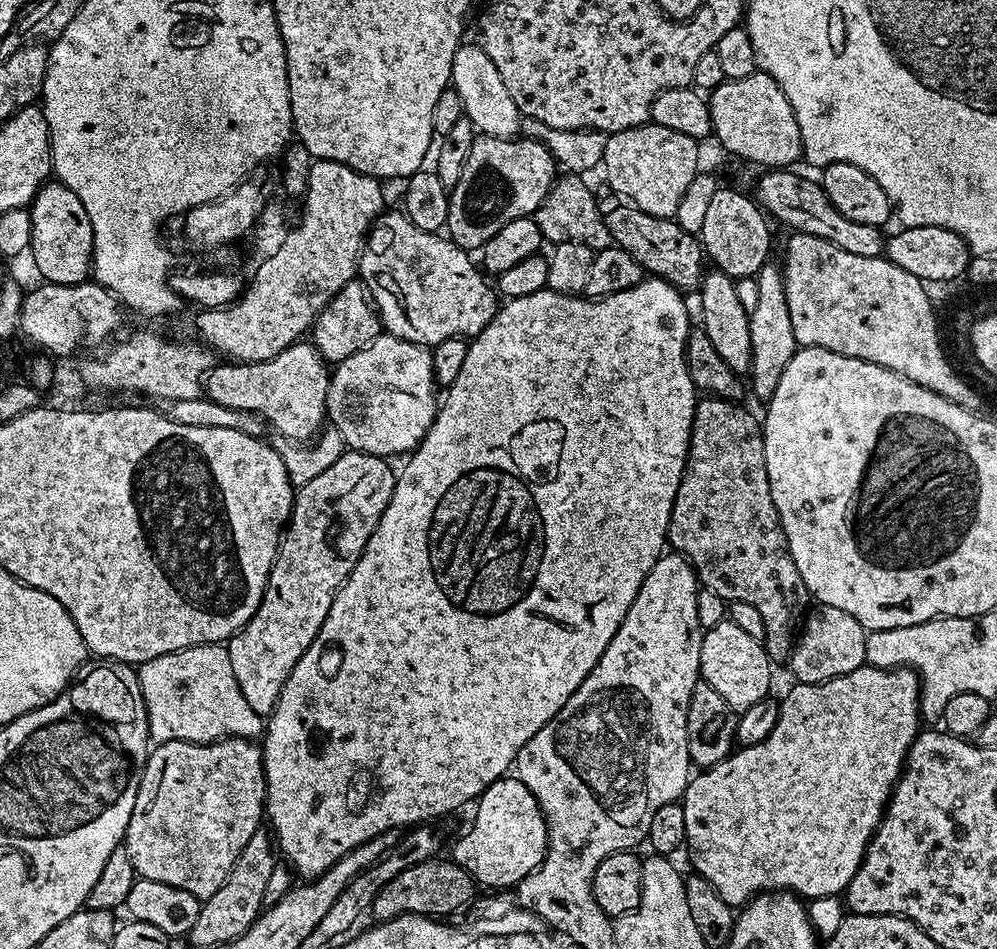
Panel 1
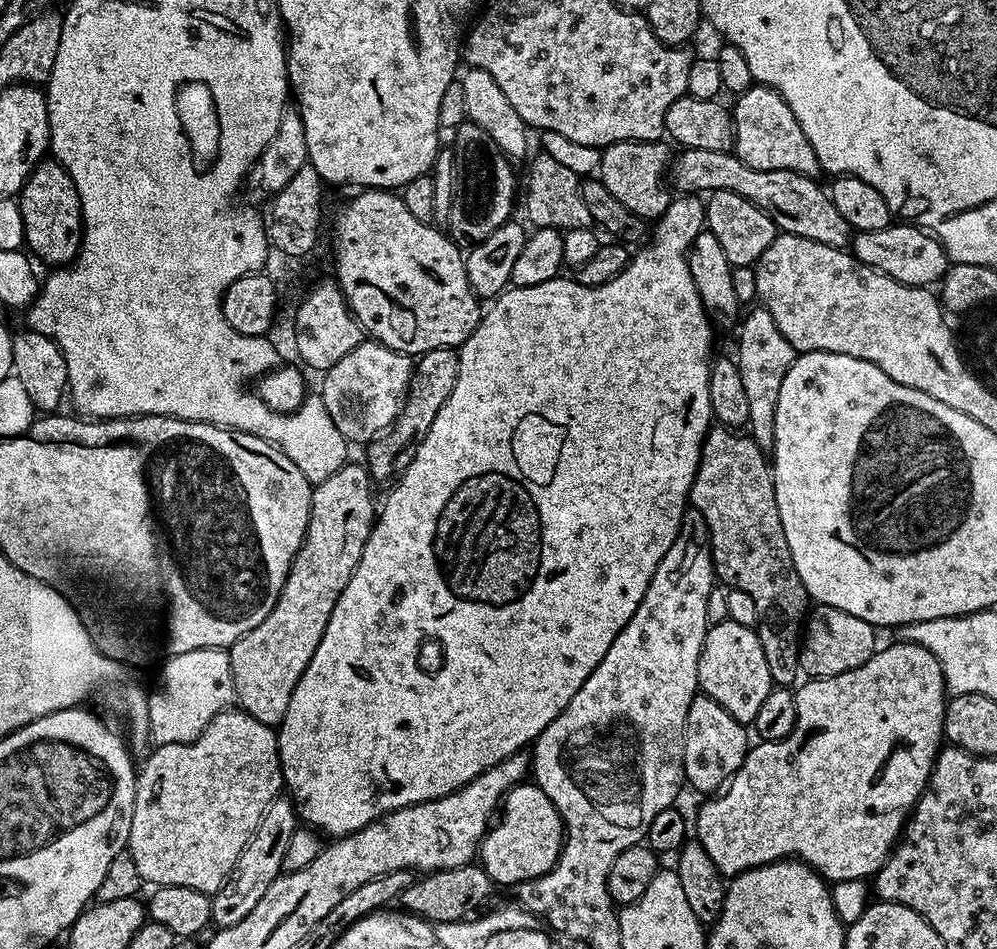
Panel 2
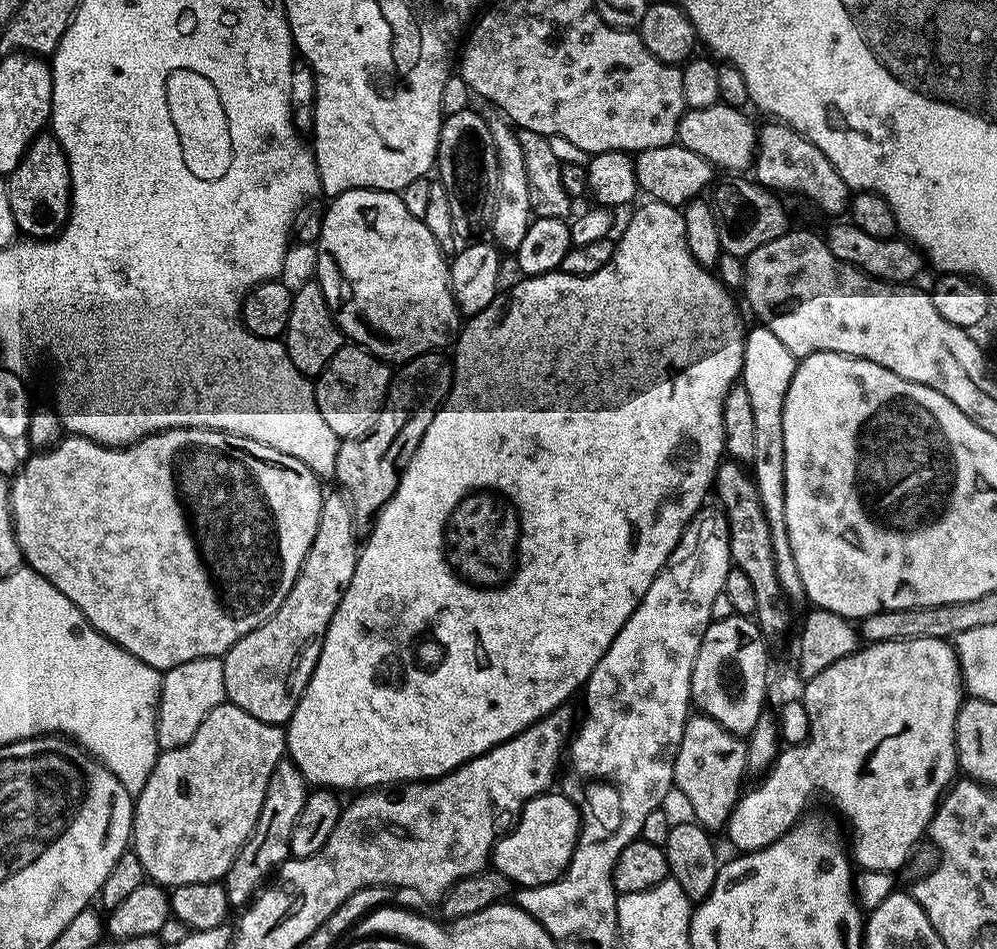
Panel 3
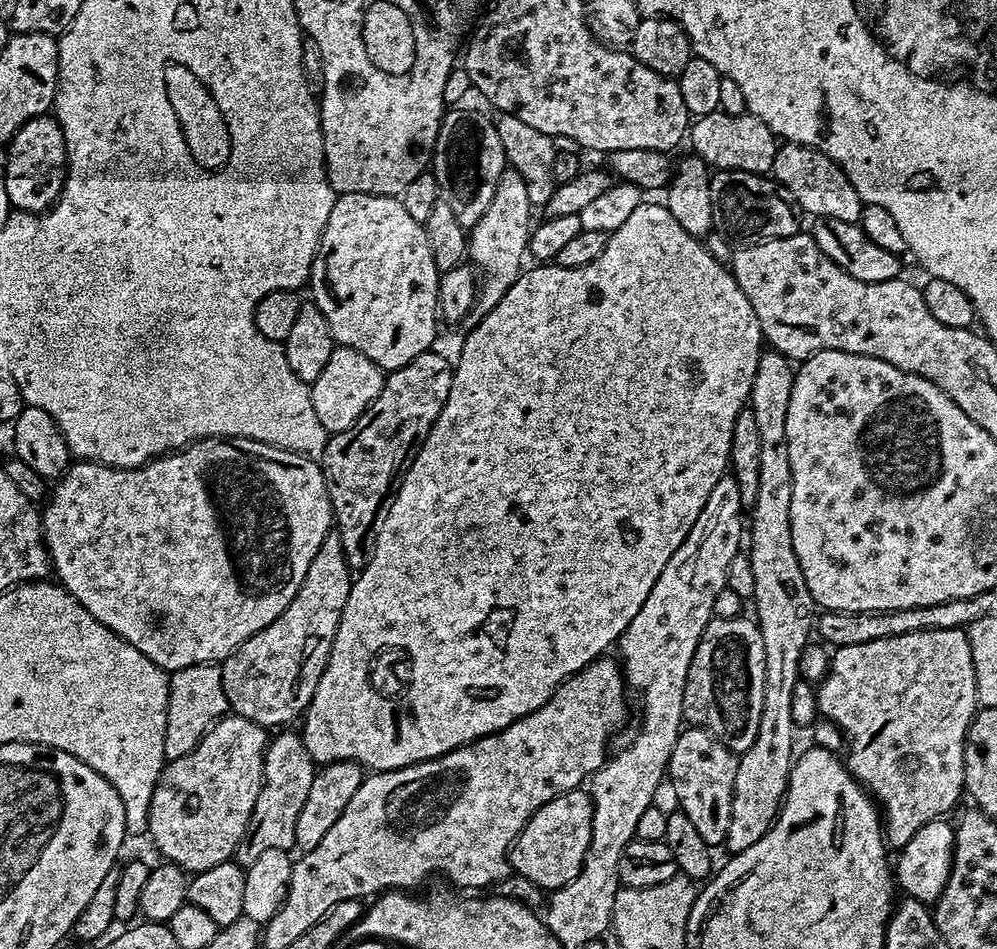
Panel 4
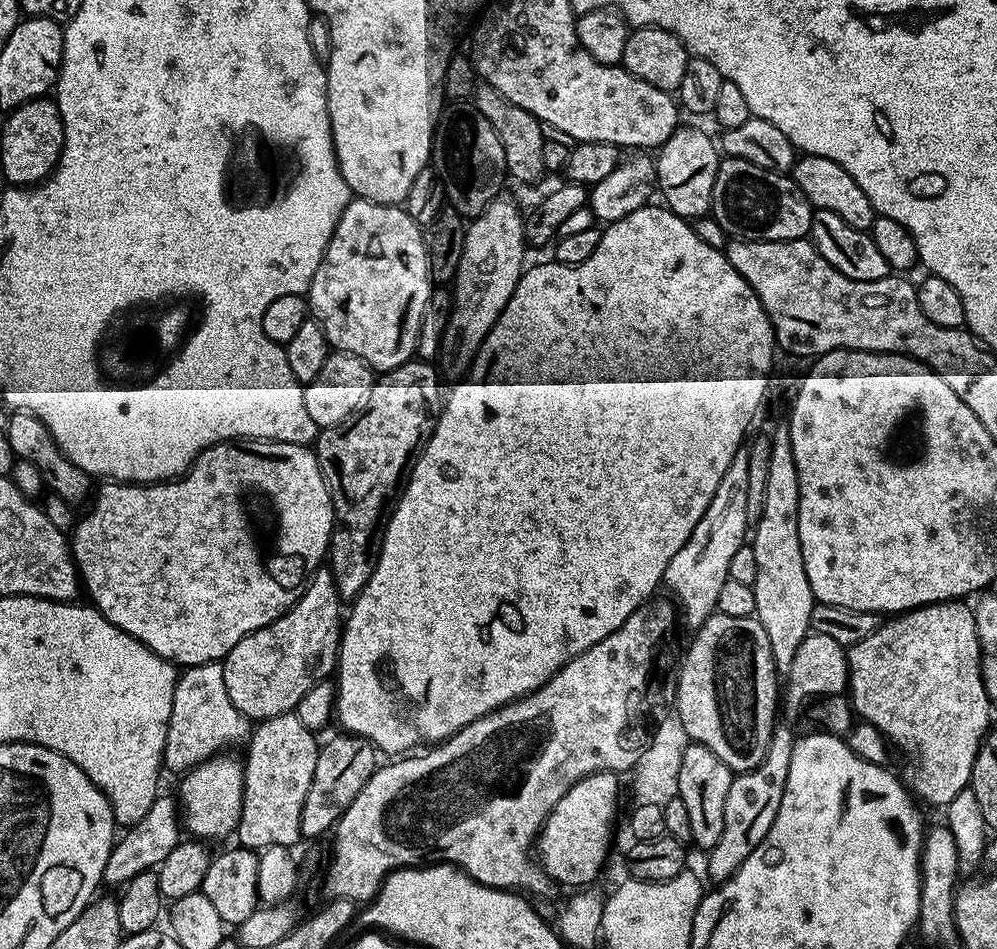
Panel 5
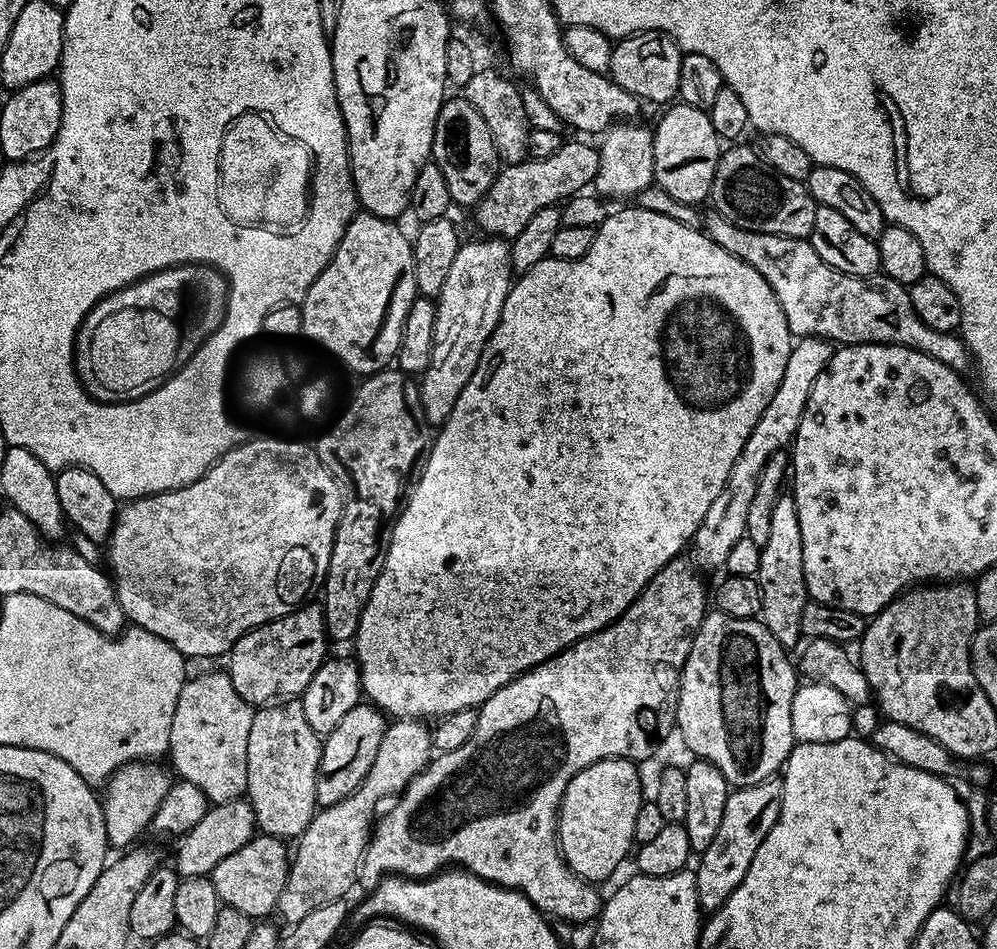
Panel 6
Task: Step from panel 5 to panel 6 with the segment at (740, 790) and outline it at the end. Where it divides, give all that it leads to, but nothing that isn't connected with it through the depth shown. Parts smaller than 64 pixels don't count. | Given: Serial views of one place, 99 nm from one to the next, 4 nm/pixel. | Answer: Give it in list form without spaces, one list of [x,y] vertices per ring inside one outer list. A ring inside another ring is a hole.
[[[773,778],[729,791],[718,834],[714,834],[714,842],[699,853],[700,865],[694,868],[698,902],[705,913],[711,914],[723,906],[726,898],[738,890],[742,878],[746,878],[746,870],[750,870],[750,862],[754,862],[754,854],[758,854],[758,846],[762,846],[766,834],[770,834],[770,830],[774,830],[774,822],[778,822],[783,789],[783,779]]]

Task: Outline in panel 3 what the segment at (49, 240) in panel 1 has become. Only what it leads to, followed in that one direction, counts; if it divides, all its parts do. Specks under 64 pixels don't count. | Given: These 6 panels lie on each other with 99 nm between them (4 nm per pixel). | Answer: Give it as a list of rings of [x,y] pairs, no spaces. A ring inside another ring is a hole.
[[[41,134],[30,142],[26,154],[20,159],[20,165],[13,172],[7,173],[8,193],[10,194],[10,210],[14,210],[14,222],[17,229],[25,237],[33,240],[51,240],[64,229],[68,220],[68,212],[72,208],[72,179],[70,166],[64,148],[51,134]]]

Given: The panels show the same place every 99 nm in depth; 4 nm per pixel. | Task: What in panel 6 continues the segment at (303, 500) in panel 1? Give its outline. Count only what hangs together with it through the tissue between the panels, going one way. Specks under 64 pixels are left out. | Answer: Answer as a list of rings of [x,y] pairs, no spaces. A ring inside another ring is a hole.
[[[305,603],[282,618],[271,620],[250,630],[245,636],[238,638],[238,642],[234,642],[234,646],[226,654],[226,661],[228,660],[226,671],[230,682],[234,682],[234,690],[238,690],[238,694],[242,694],[242,698],[247,704],[267,706],[281,698],[300,698],[310,685],[314,674],[324,664],[329,655],[328,647],[330,647],[324,621],[324,609],[319,603],[312,603]]]

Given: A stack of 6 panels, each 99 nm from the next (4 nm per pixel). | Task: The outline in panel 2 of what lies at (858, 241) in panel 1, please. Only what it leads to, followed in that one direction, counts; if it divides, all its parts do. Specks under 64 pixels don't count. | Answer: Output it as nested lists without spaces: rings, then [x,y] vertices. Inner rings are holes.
[[[686,148],[675,153],[670,165],[670,184],[677,193],[711,194],[718,190],[730,190],[761,208],[776,223],[781,233],[789,232],[798,238],[810,238],[810,242],[822,242],[826,246],[847,249],[851,245],[854,229],[850,222],[846,222],[846,218],[842,218],[842,214],[838,214],[838,206],[834,206],[829,189],[825,185],[823,188],[820,182],[819,179],[798,174],[794,170],[754,170],[746,166],[746,162],[742,162],[732,150],[723,152]]]

